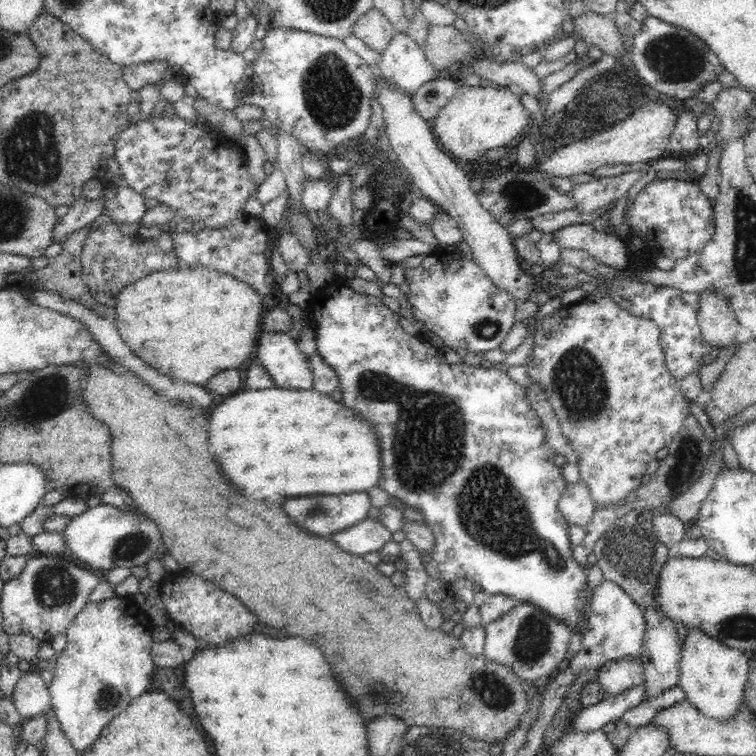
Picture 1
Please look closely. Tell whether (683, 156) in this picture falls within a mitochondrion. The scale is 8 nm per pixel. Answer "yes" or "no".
no

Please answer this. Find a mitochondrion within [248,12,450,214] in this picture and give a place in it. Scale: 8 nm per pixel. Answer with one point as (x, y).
(333, 98)

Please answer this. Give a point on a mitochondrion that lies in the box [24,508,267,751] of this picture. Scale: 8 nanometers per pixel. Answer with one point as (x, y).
(55, 587)

